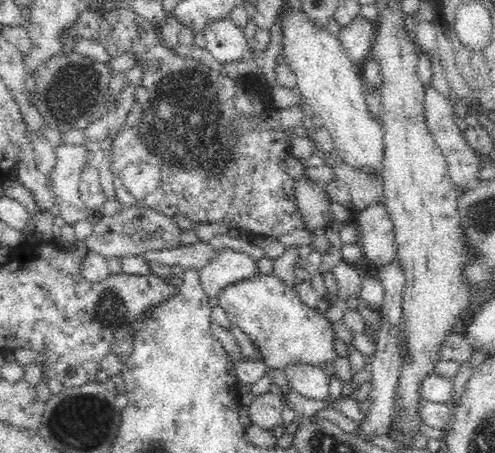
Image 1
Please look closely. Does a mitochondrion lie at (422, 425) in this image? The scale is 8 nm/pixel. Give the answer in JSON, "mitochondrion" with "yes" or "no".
{"mitochondrion":"no"}

